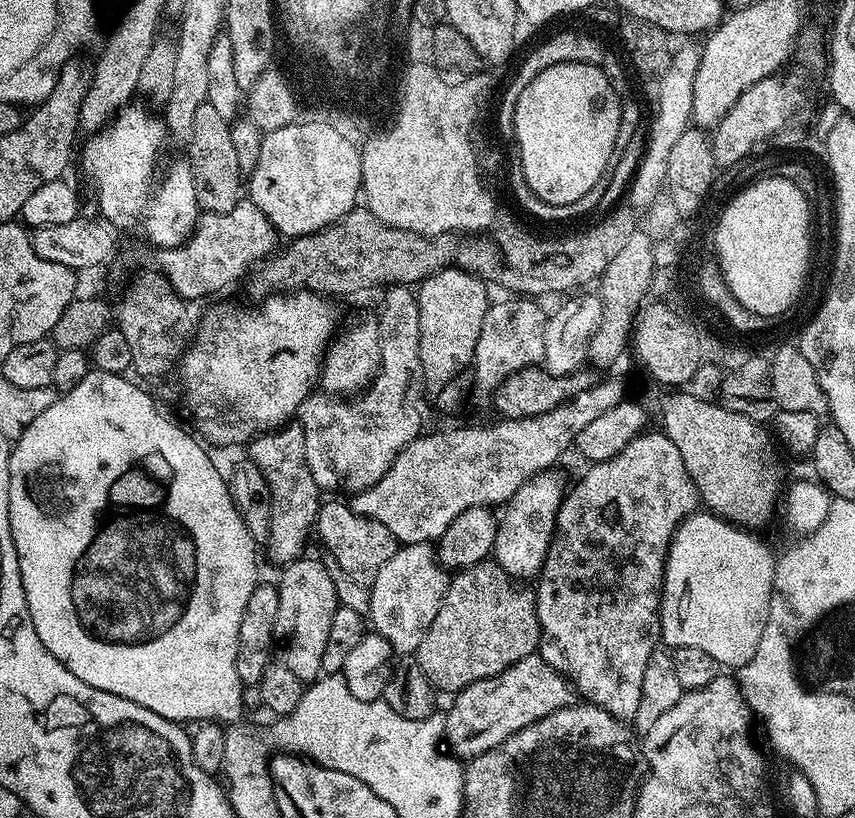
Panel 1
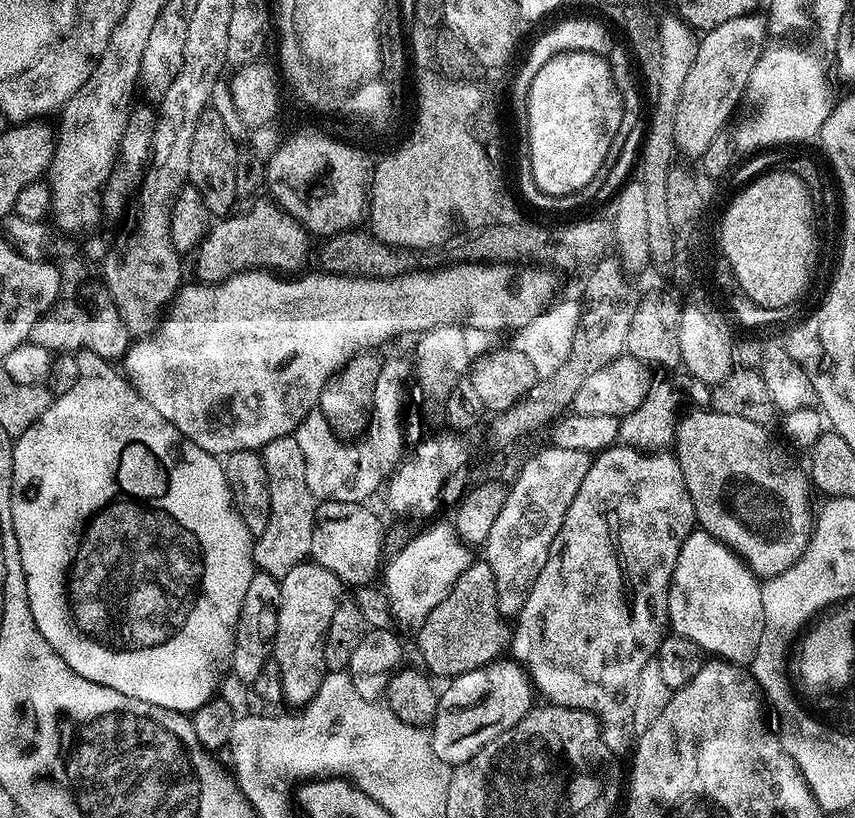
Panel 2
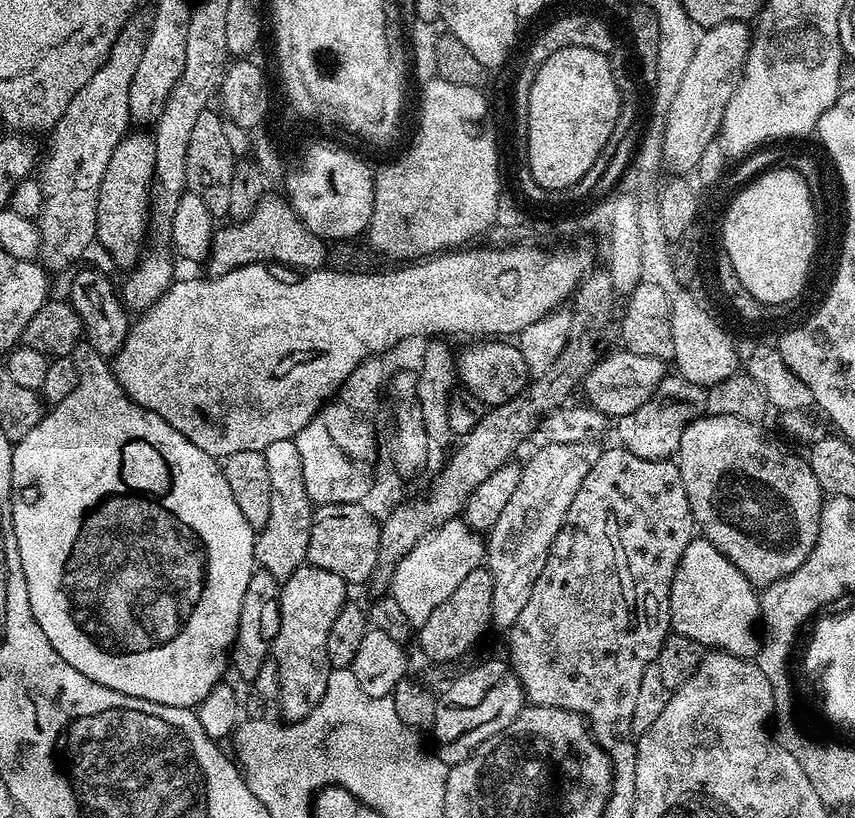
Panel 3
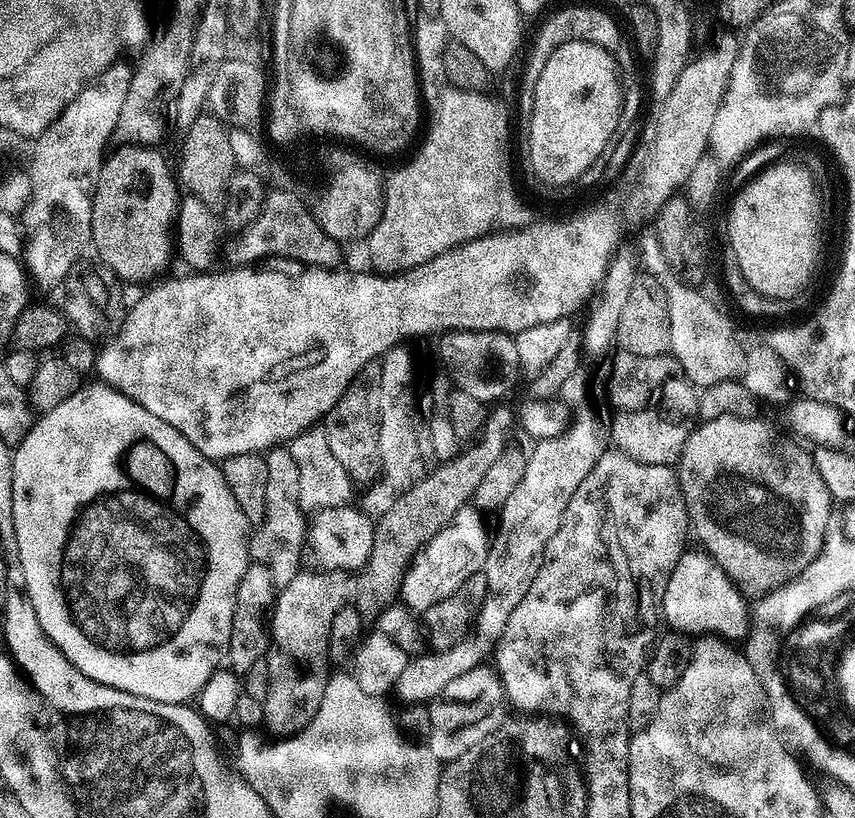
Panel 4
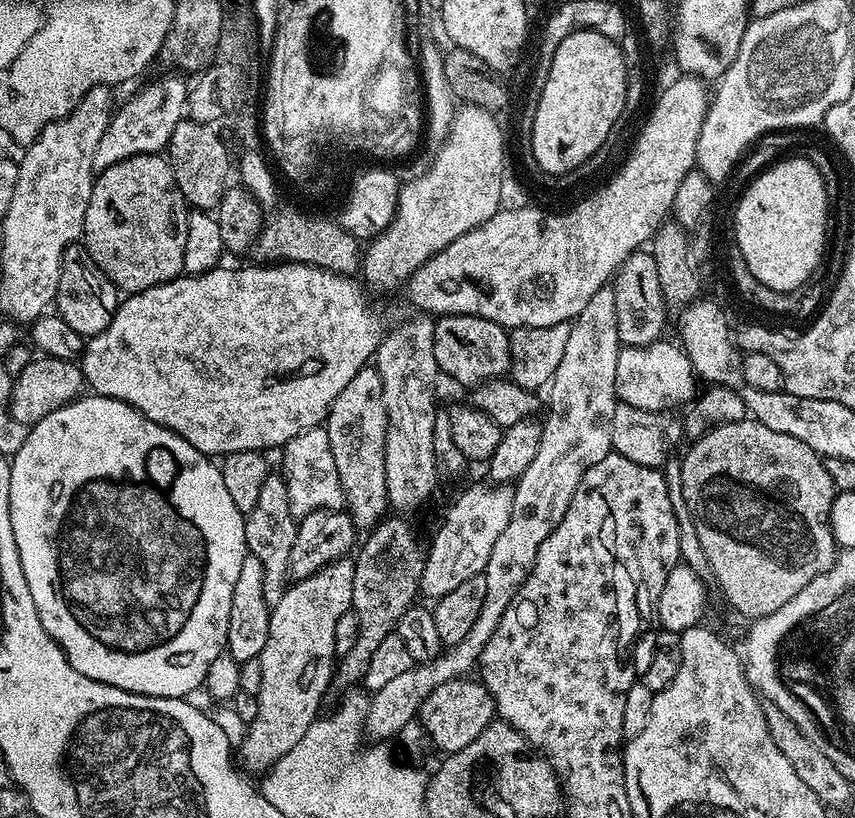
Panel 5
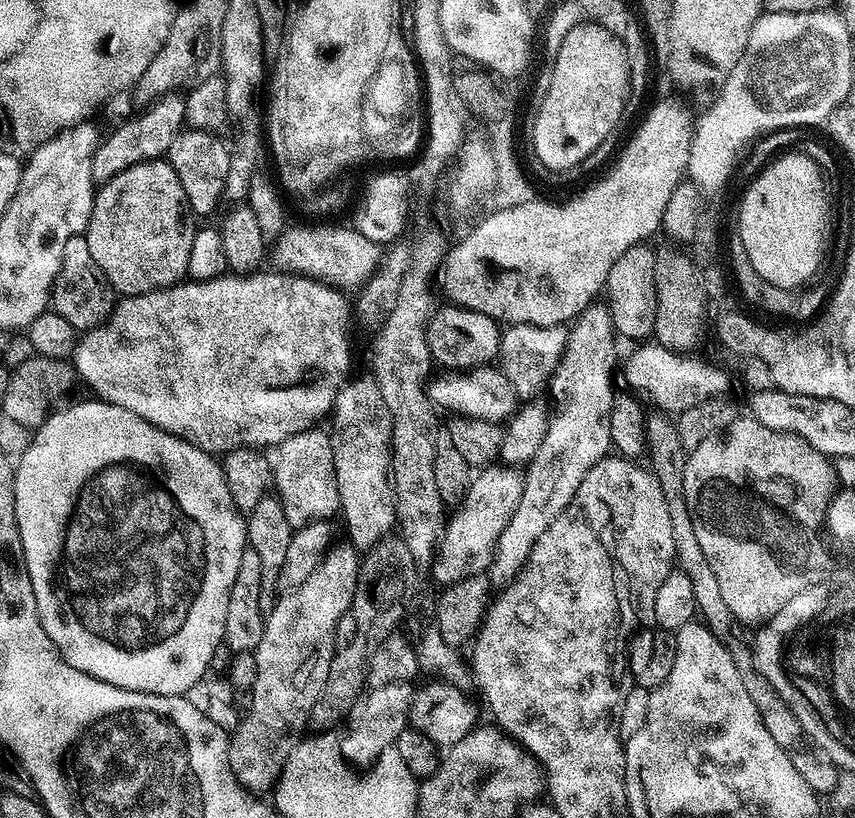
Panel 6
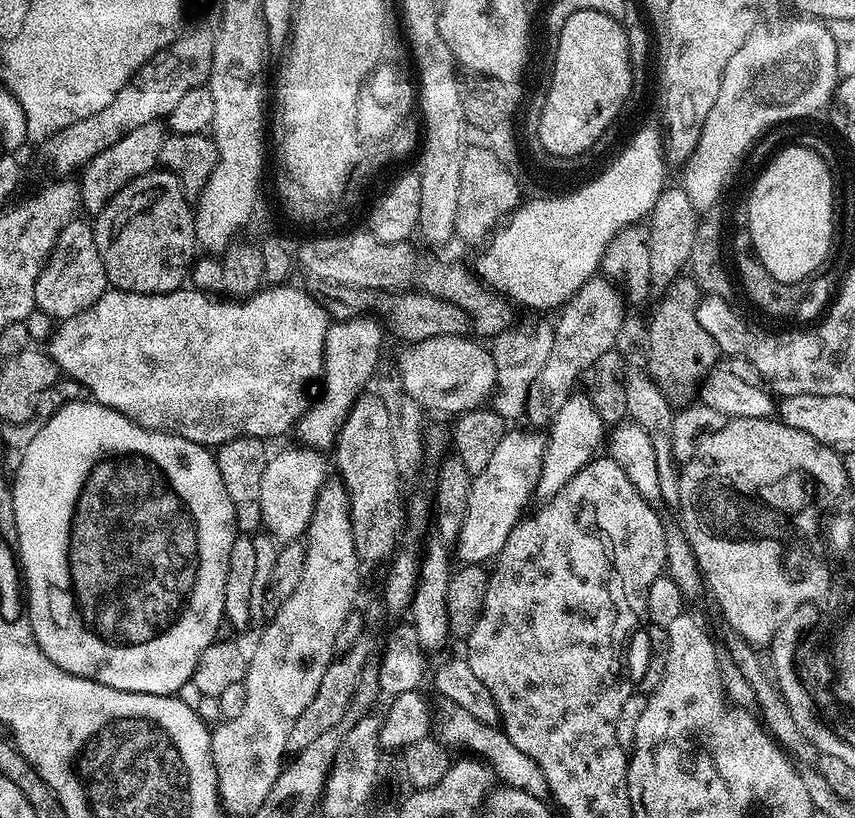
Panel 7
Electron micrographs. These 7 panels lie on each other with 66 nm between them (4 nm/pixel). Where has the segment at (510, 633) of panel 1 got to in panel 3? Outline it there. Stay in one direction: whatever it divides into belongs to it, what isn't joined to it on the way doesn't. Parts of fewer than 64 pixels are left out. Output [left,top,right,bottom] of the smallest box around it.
[419,566,492,664]

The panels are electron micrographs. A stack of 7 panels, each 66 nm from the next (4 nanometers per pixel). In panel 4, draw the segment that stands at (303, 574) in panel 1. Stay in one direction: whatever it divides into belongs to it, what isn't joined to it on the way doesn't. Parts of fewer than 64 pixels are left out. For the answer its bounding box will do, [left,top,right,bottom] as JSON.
[262,571,350,738]

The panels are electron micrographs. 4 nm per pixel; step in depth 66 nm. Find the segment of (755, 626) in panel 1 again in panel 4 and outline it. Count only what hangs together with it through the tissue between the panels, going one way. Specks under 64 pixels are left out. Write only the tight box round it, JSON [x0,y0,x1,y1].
[662,550,750,642]

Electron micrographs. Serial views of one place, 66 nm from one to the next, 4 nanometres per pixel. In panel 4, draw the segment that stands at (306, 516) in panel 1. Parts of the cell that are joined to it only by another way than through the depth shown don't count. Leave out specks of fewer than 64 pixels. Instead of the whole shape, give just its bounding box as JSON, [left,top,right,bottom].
[249,446,308,588]

